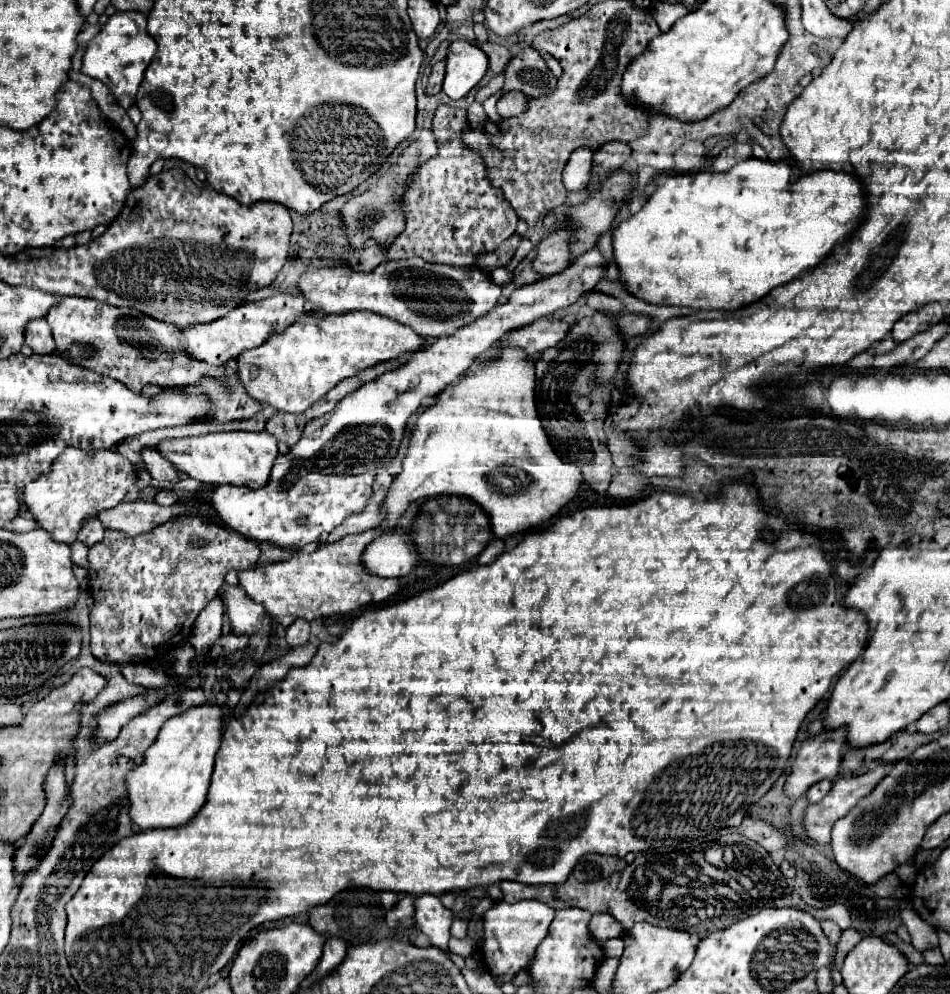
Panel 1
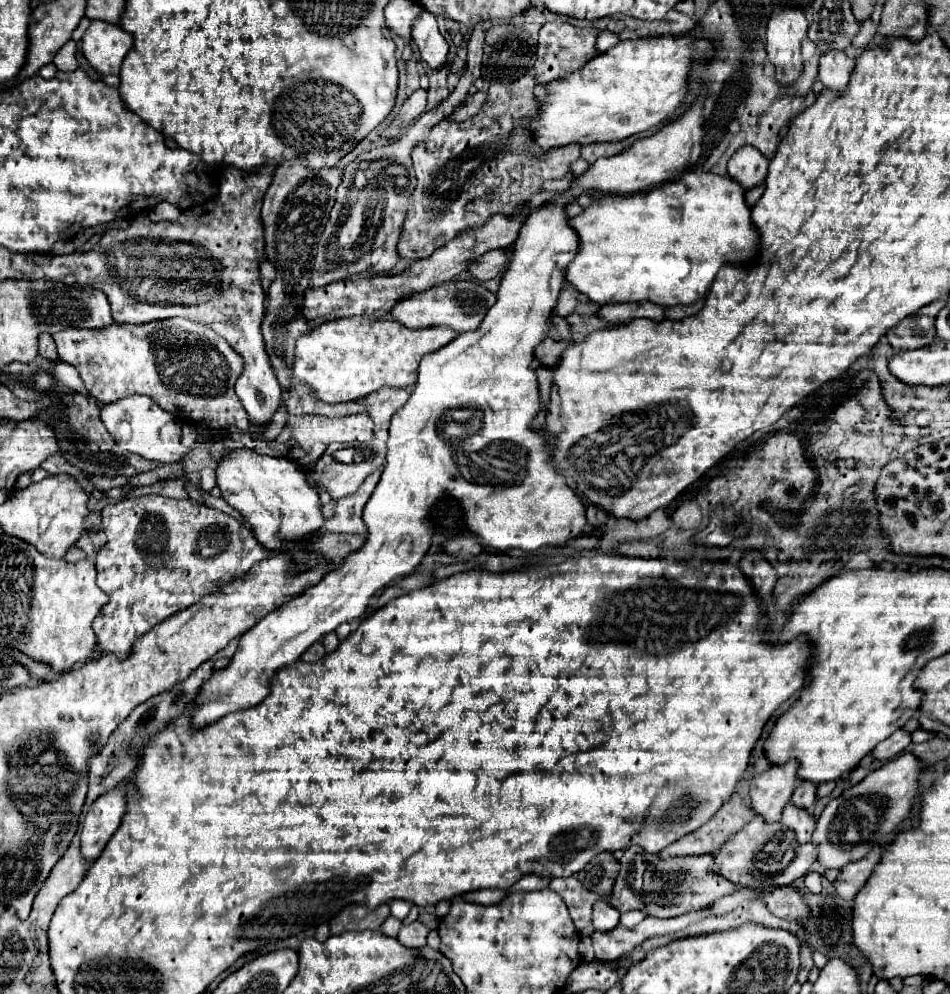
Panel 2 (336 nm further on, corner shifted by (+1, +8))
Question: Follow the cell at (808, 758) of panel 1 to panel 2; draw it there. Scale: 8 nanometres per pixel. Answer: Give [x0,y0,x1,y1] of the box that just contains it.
[750,760,798,822]

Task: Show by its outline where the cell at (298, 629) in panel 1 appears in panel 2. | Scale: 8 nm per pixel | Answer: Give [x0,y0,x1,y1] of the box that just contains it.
[302,642,324,662]

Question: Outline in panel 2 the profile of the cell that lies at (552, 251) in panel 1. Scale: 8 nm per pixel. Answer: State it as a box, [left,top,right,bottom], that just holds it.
[468,250,508,282]

